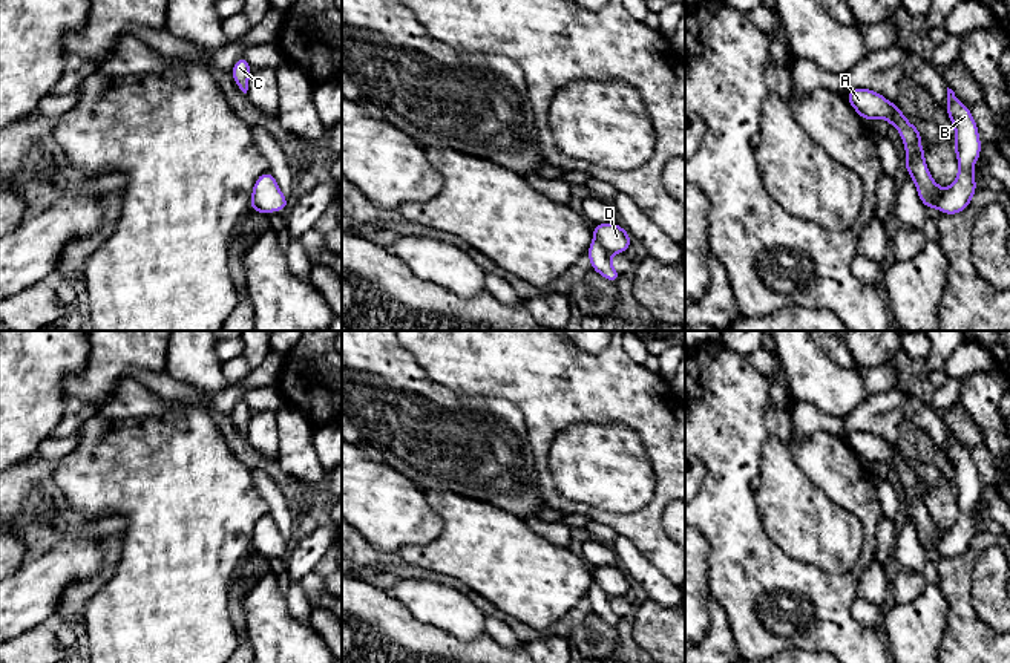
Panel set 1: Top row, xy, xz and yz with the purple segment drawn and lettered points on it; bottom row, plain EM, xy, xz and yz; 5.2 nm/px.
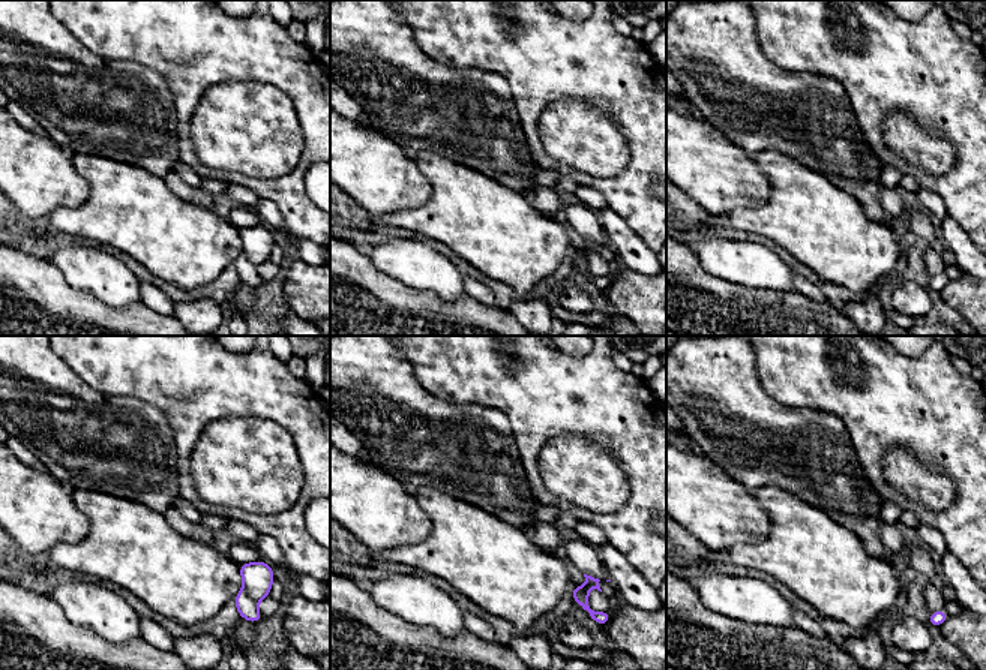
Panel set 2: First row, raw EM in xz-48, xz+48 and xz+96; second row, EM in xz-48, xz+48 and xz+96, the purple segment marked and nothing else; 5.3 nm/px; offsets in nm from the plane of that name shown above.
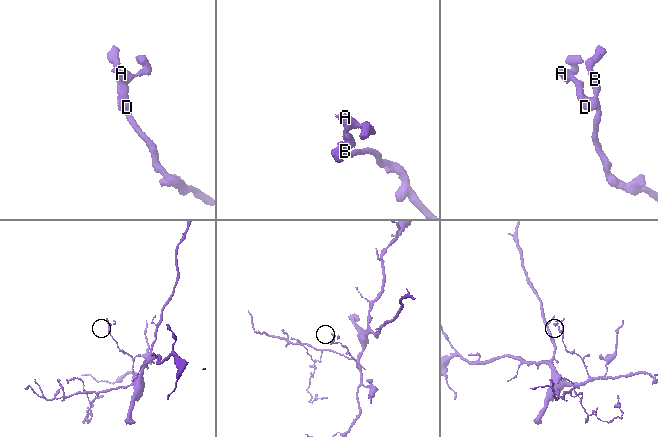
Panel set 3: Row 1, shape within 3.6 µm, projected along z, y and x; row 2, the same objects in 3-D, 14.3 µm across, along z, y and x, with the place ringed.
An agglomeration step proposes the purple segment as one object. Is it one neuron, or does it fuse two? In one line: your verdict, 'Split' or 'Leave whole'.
Split

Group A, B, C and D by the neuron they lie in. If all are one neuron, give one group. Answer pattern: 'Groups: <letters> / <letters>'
Groups: A D / B C

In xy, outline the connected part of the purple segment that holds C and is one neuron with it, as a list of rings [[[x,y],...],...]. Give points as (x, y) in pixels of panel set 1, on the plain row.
[[[239,400],[231,412],[233,416],[233,423],[236,426],[236,429],[247,436],[248,433],[248,423],[250,423],[250,416],[251,416],[251,409],[250,406],[245,403],[245,400]]]

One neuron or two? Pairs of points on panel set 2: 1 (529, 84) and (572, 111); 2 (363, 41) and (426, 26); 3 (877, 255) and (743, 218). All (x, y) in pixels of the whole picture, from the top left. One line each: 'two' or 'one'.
1: two
2: two
3: one

